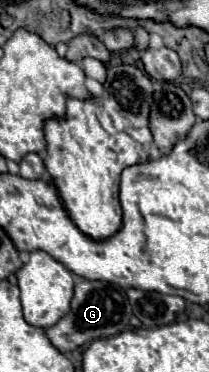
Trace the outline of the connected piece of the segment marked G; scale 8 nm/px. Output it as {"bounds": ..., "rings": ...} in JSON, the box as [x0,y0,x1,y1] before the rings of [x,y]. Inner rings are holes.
{"bounds":[47,280,131,352],"rings":[[[81,280],[75,286],[71,312],[65,318],[61,318],[61,322],[57,322],[57,326],[51,326],[47,330],[47,336],[49,336],[51,344],[57,346],[61,352],[69,352],[85,342],[115,336],[115,334],[127,330],[129,318],[131,318],[131,304],[129,304],[123,288],[109,284],[109,282]],[[101,290],[103,290],[103,294],[101,294]]]}

